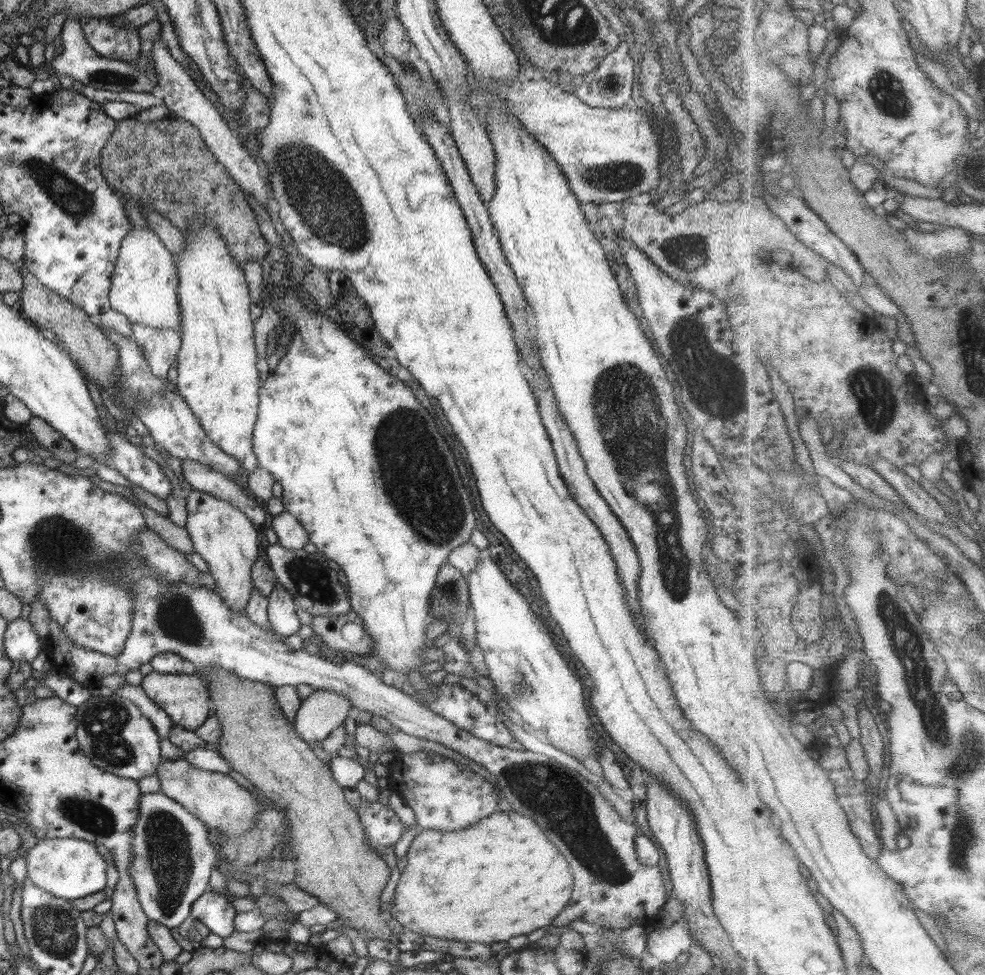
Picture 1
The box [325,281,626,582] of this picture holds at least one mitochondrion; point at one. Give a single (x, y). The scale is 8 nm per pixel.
(432, 509)

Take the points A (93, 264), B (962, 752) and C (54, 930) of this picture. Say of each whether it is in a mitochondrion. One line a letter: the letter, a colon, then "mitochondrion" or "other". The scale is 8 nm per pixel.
A: other
B: mitochondrion
C: mitochondrion

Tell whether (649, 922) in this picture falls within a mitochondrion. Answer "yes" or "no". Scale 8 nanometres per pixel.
no

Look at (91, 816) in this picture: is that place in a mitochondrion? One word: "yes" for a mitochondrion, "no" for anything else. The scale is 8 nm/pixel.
yes

